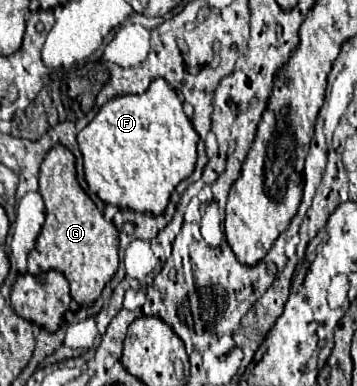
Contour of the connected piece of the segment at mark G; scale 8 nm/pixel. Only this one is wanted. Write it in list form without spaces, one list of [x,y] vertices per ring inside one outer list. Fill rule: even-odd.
[[[62,144],[52,146],[40,166],[40,194],[46,204],[46,222],[34,250],[28,254],[28,272],[32,276],[50,270],[62,272],[70,282],[70,296],[80,306],[92,306],[118,270],[118,230],[104,220],[102,212],[78,184],[76,158]]]

